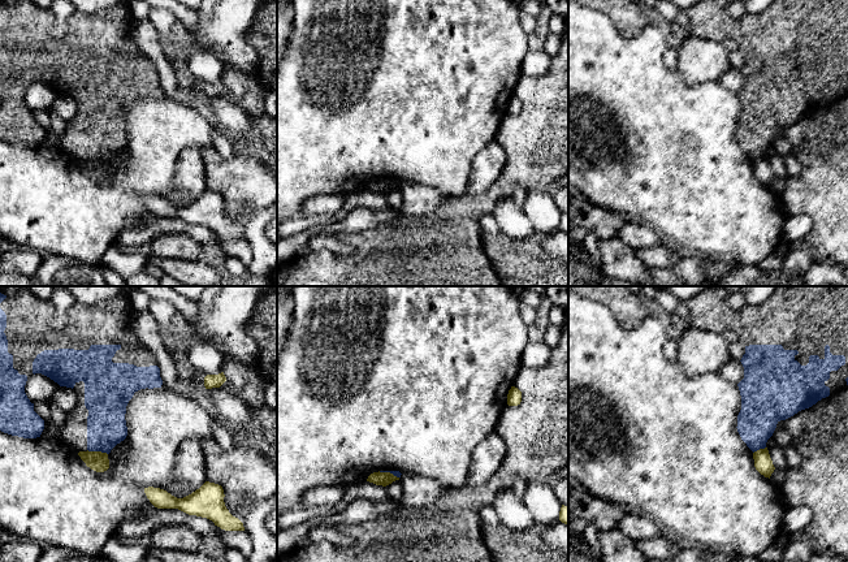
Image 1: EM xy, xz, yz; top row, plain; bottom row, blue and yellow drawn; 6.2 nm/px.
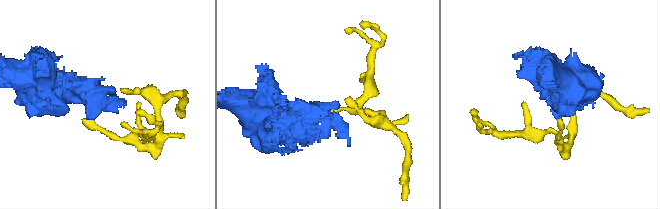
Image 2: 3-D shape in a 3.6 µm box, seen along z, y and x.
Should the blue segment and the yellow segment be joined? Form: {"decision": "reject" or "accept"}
{"decision": "reject"}

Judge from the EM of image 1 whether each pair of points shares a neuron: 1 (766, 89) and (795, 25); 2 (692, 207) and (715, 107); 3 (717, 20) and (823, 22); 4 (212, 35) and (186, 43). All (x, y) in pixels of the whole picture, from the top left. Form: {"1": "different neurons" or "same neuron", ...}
{"1": "same neuron", "2": "same neuron", "3": "same neuron", "4": "same neuron"}

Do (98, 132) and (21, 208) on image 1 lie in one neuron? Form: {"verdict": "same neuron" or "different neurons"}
{"verdict": "different neurons"}

